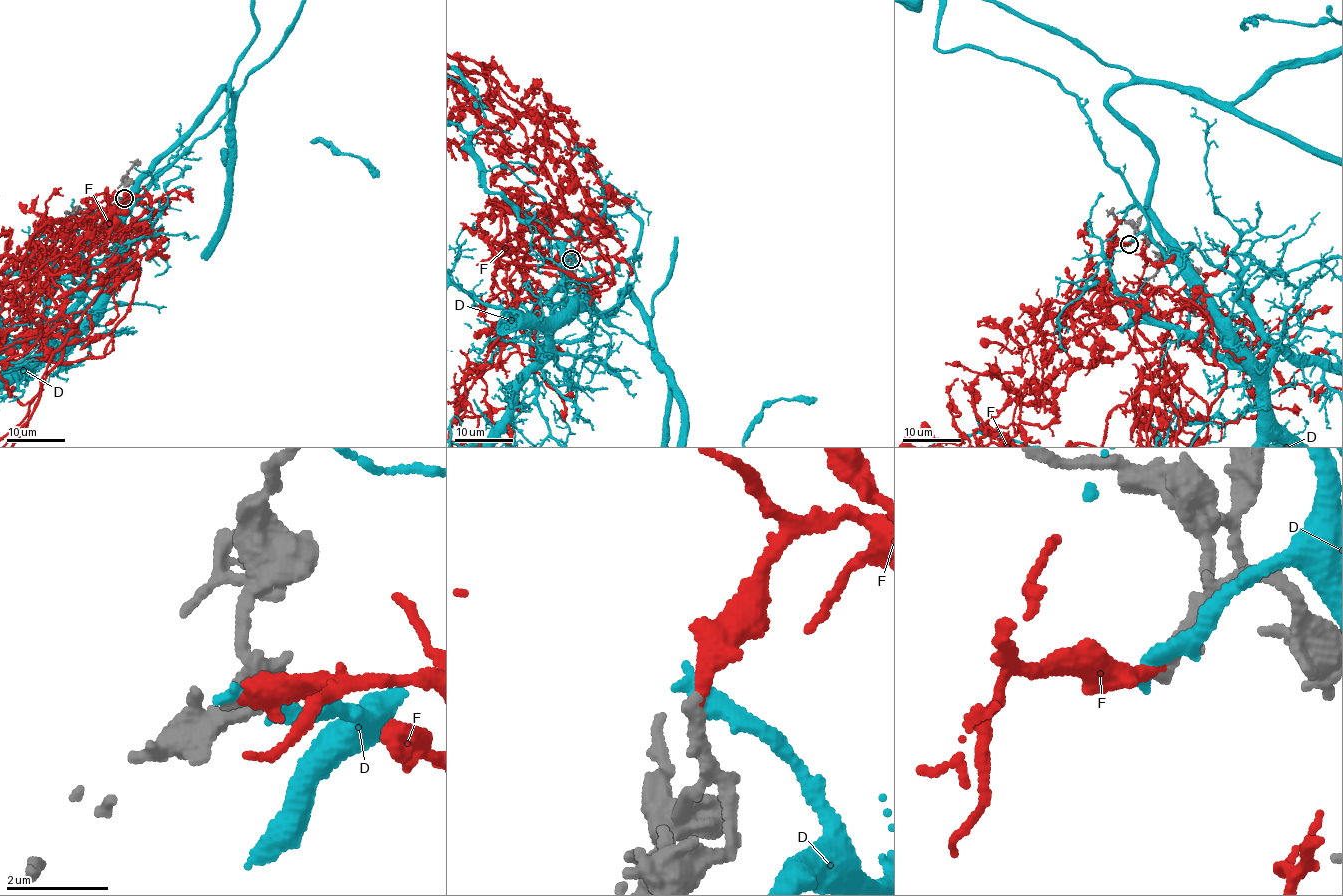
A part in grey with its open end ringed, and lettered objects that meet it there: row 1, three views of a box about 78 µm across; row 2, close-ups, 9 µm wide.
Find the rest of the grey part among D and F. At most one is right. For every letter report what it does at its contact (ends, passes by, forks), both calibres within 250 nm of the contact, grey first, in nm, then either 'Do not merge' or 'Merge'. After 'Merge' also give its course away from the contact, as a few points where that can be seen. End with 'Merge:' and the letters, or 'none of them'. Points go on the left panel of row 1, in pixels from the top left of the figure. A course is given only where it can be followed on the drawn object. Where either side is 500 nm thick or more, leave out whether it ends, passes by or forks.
D: It ends there. Thickness 360 nm (grey) against 460 nm. Do not merge
F: It ends there. Thickness 320 nm (grey) against 240 nm. Merge
Merge: F

